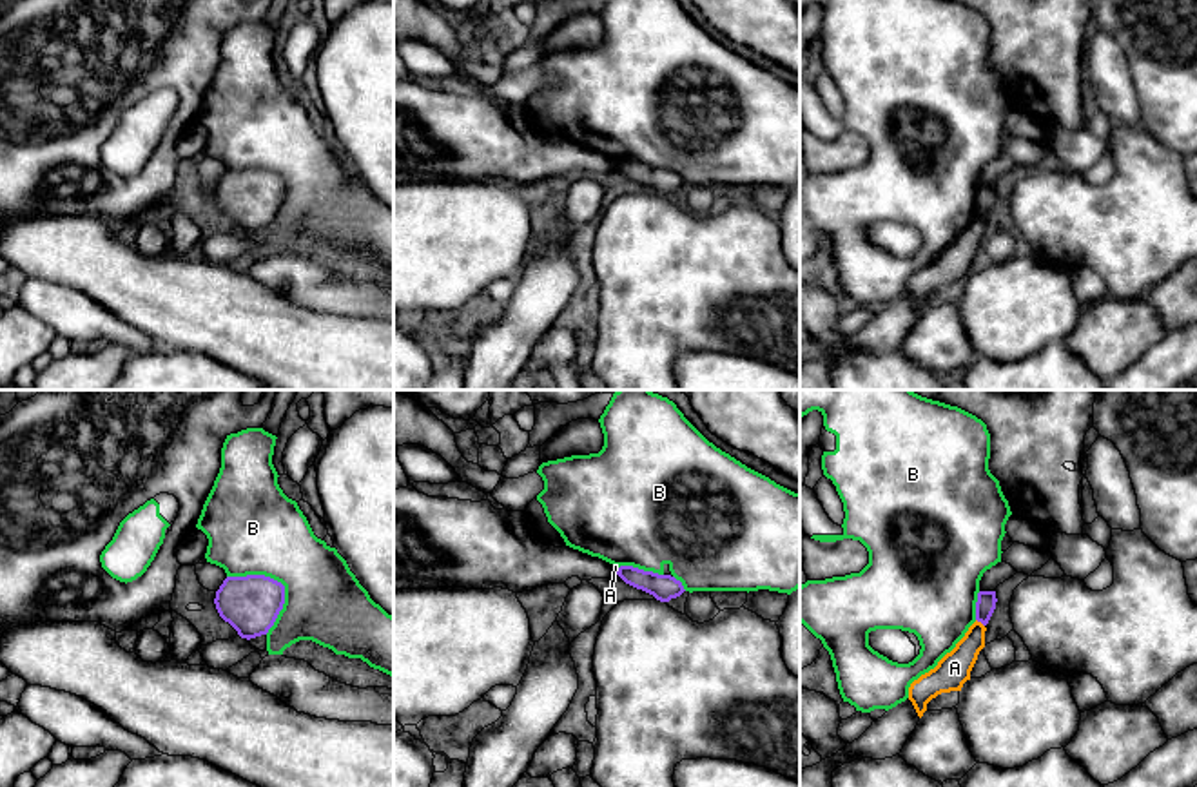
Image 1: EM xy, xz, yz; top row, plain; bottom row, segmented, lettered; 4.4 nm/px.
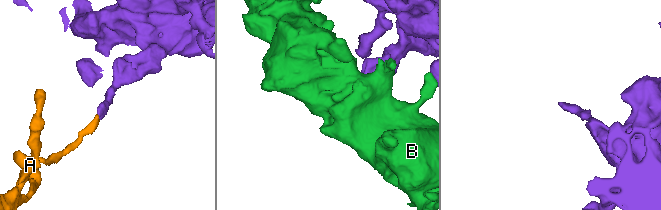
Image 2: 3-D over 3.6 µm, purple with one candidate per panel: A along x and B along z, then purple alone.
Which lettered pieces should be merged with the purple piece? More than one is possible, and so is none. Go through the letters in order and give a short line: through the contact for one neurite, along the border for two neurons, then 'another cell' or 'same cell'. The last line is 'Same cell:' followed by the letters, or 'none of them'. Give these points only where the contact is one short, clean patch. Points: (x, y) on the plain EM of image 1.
A: yz (976, 213), (983, 220) | another cell
B: another cell
Same cell: none of them

